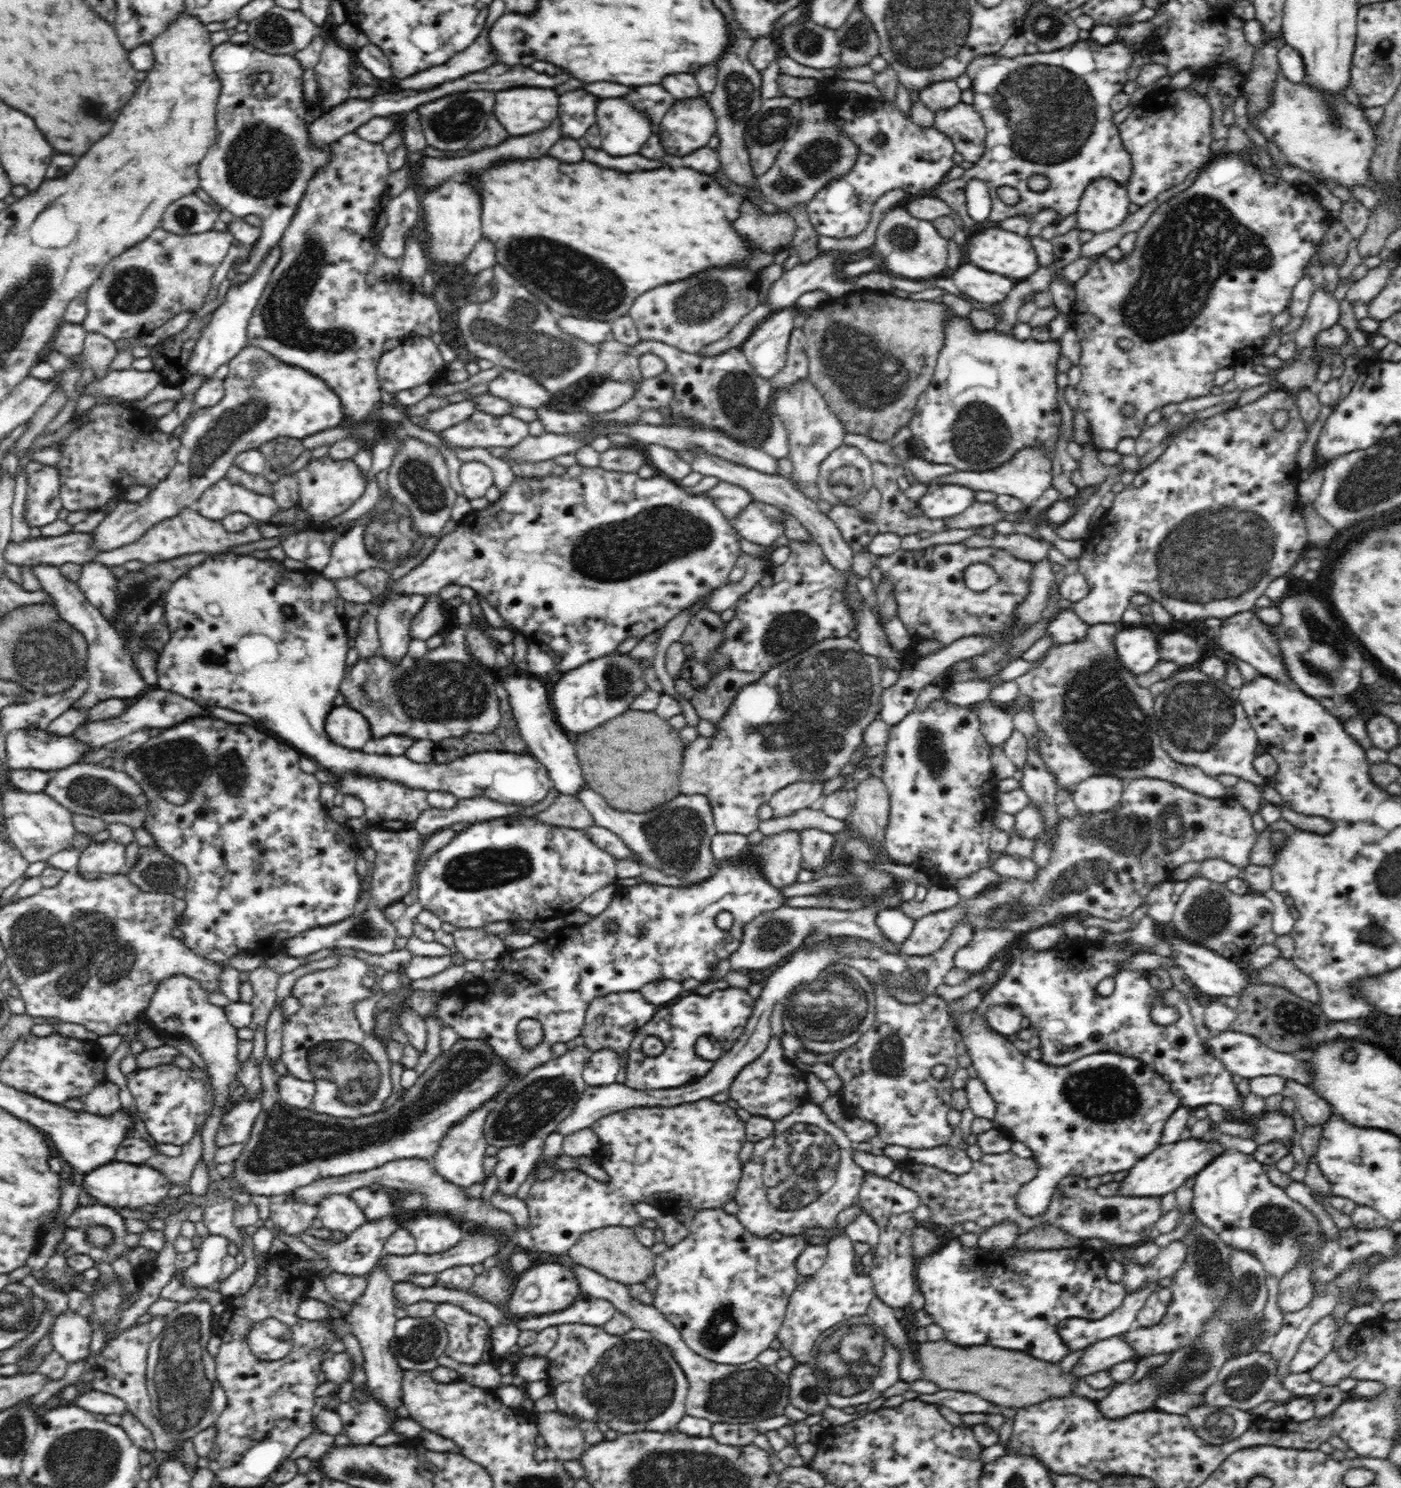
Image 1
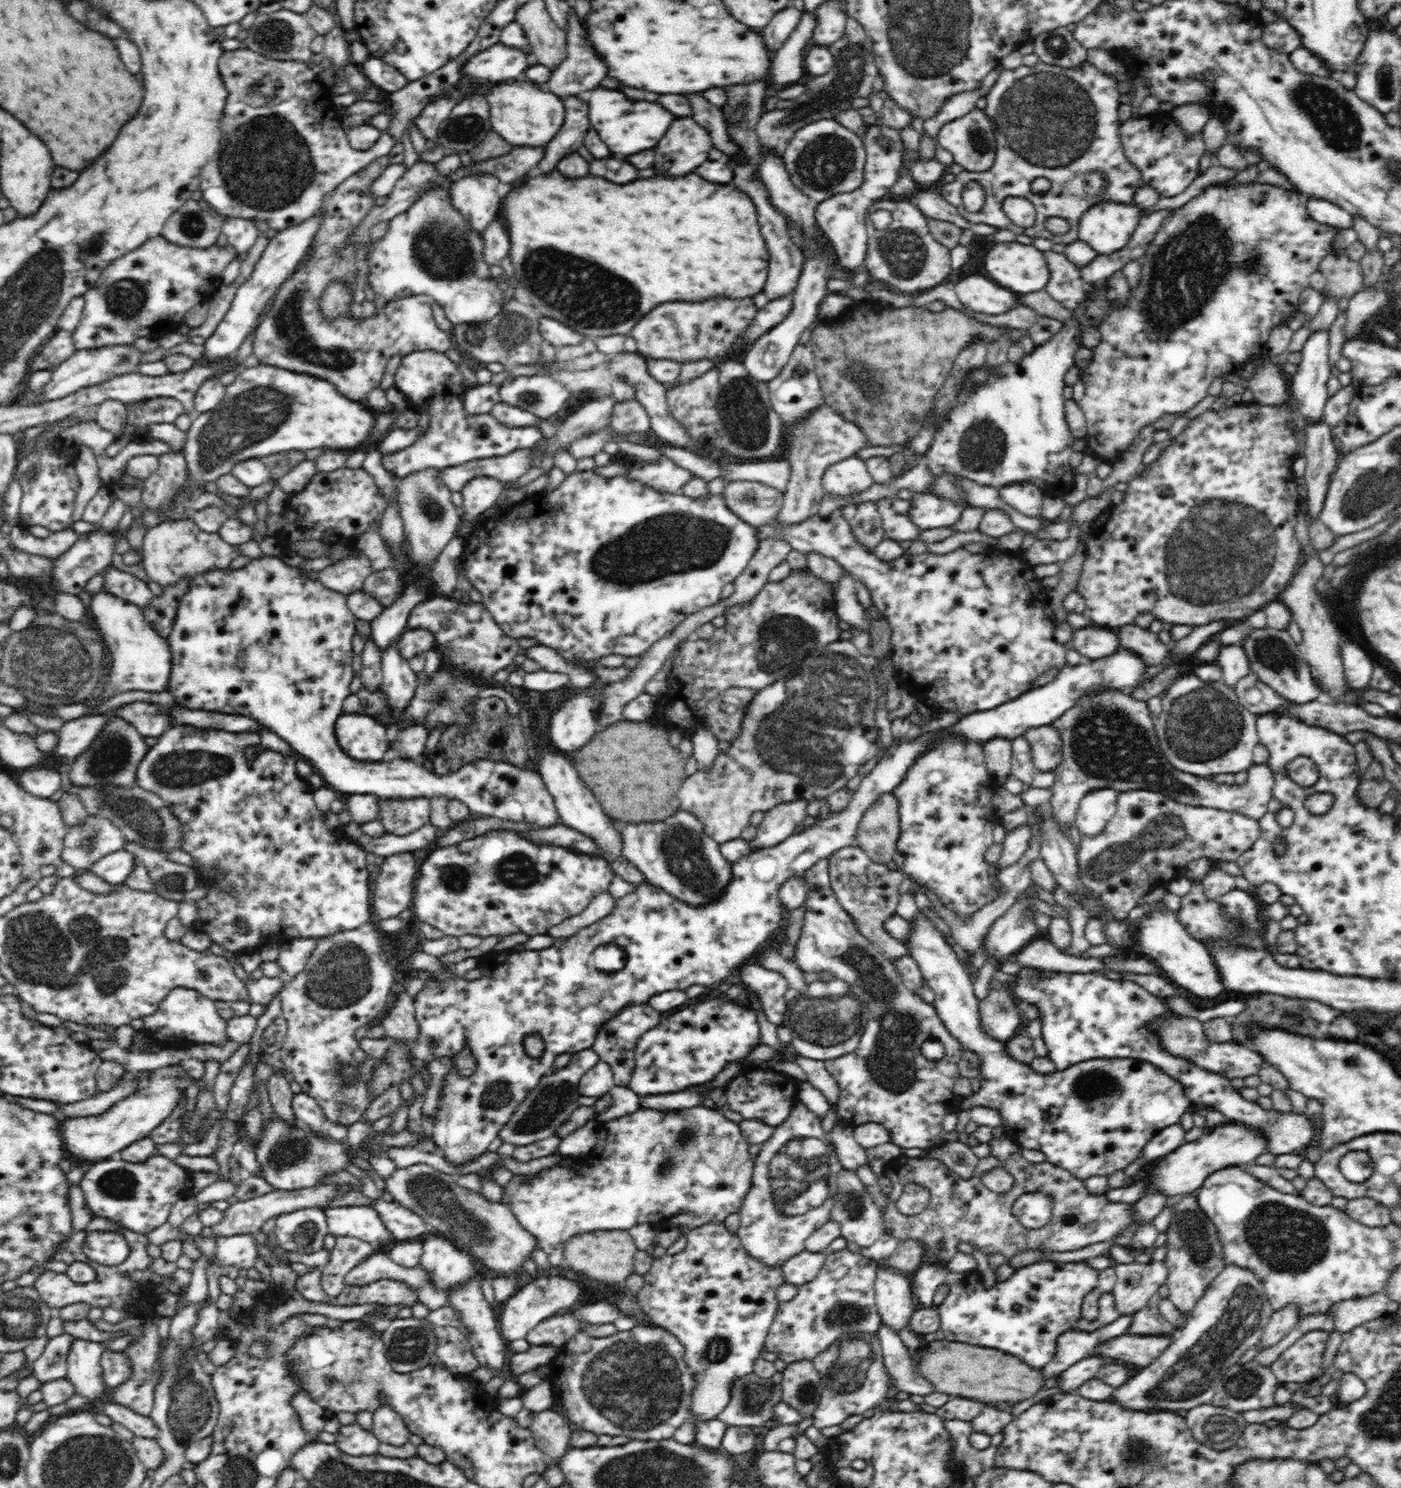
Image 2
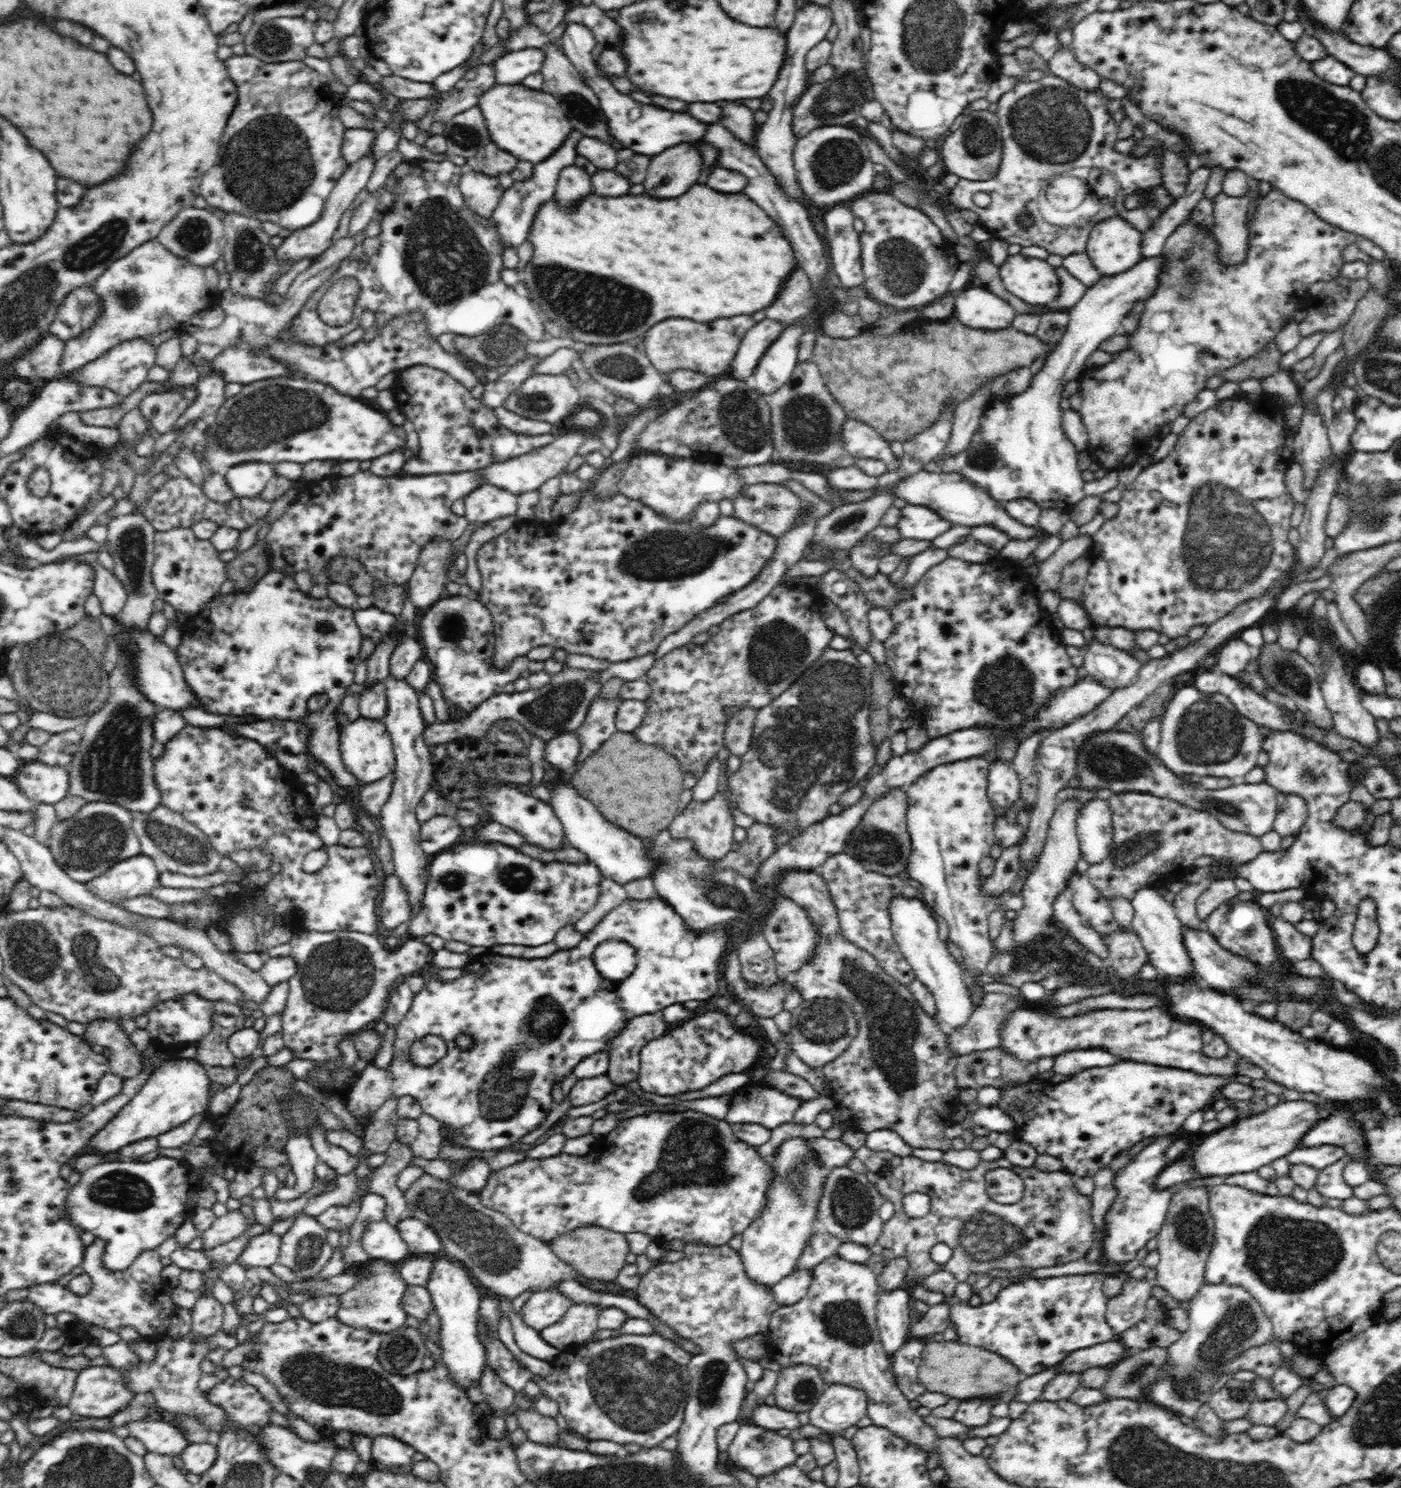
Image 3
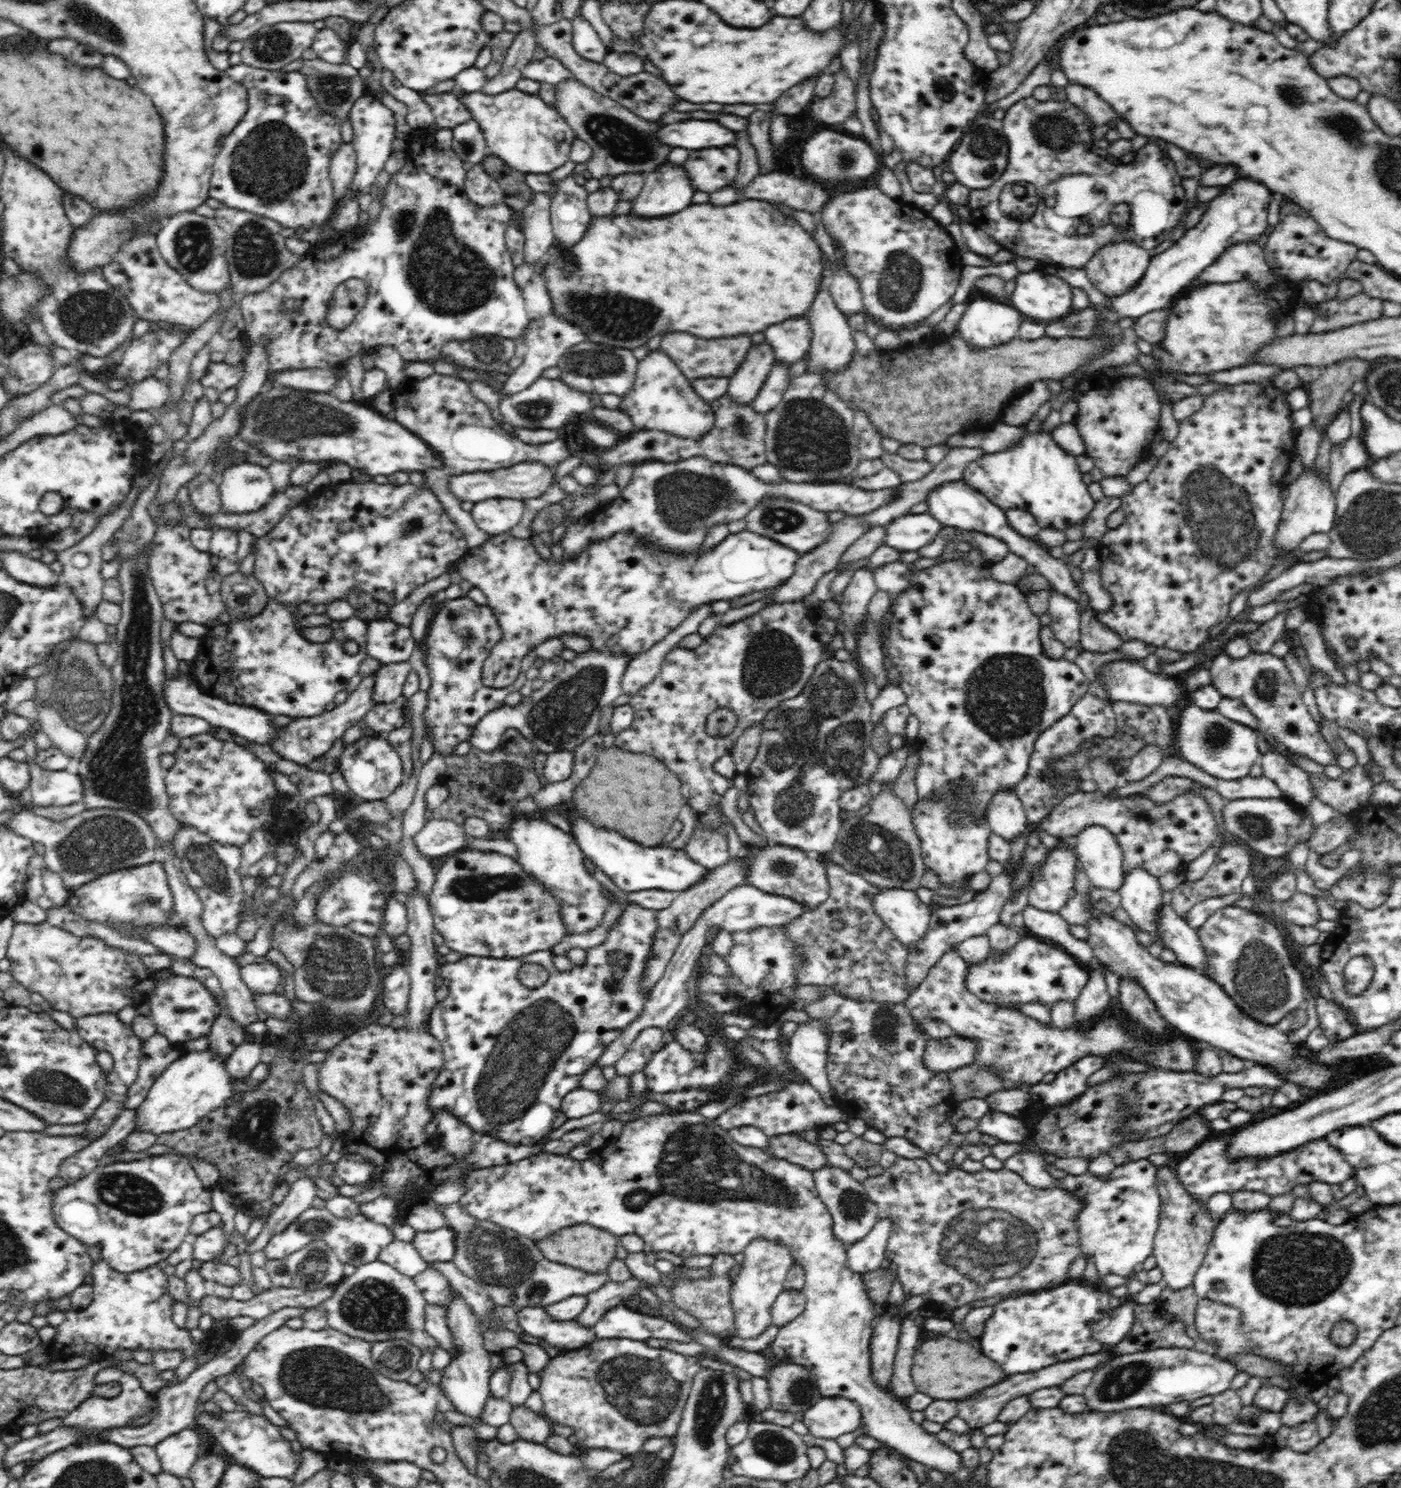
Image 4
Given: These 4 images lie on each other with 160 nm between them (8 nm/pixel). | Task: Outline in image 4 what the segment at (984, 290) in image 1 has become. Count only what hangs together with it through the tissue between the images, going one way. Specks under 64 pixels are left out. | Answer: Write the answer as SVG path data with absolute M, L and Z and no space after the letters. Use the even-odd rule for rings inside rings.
M979 298L967 301L966 305L958 334L972 349L990 349L1018 337L1024 316L1012 304Z

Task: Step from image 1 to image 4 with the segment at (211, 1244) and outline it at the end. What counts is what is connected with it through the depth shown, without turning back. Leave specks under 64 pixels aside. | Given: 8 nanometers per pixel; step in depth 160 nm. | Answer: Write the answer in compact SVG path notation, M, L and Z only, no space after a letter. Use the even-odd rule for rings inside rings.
M323 1205L310 1207L298 1216L298 1218L288 1225L288 1228L280 1234L274 1234L270 1242L263 1249L267 1259L281 1259L296 1250L303 1248L308 1242L312 1242L315 1237L320 1236L343 1265L346 1263L358 1267L362 1264L370 1263L379 1258L379 1254L384 1246L388 1246L394 1238L395 1227L374 1223L366 1219L362 1213L356 1213L351 1218L336 1218Z

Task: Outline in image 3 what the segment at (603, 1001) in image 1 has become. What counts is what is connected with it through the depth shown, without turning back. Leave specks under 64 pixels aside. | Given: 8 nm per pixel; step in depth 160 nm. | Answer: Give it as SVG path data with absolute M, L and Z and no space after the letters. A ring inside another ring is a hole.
M660 1012L640 1014L628 1020L624 1028L608 1042L607 1075L616 1085L625 1085L637 1080L640 1070L640 1050L644 1044L654 1038L660 1038L670 1024L667 1023Z

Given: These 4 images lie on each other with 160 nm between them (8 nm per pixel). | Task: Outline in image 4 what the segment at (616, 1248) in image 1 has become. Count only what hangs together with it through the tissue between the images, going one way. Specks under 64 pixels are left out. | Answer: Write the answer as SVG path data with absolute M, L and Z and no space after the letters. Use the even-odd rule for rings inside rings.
M577 1224L576 1228L564 1228L564 1232L556 1232L548 1238L536 1241L544 1258L558 1264L566 1264L588 1272L607 1272L607 1266L615 1258L618 1237L602 1229L592 1228L591 1224Z

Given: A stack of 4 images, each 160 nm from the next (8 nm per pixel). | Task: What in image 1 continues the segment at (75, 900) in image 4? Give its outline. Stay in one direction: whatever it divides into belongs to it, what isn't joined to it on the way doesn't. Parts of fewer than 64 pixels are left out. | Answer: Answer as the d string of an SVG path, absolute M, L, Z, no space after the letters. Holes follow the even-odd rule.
M110 839L102 843L93 842L80 854L78 873L121 875L126 870L125 848L122 843Z

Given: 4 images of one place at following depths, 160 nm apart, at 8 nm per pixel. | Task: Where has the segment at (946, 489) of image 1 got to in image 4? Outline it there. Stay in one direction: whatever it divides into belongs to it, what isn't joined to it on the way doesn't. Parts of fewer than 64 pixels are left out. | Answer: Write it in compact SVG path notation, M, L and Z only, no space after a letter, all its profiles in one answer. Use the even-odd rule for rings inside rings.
M929 512L926 514L908 513L897 517L886 527L883 542L900 552L918 551L930 544L943 528Z

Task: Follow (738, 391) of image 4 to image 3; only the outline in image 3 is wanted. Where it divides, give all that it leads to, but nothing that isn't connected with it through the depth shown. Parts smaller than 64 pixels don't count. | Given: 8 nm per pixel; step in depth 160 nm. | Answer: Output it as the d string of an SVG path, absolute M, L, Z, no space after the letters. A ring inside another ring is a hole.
M769 318L755 323L752 328L748 328L740 349L734 361L731 362L732 372L729 375L738 381L751 382L755 369L765 351L778 339L784 329L783 324Z

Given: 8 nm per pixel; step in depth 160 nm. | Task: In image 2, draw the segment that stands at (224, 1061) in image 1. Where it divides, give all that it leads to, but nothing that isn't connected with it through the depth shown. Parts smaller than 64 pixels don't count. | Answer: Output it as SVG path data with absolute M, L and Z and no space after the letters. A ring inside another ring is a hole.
M184 987L173 988L160 1002L158 1010L142 1020L144 1022L142 1030L149 1036L162 1040L214 1045L220 1045L229 1040L226 1034L227 1021L218 1014L215 1001L202 996L197 990Z

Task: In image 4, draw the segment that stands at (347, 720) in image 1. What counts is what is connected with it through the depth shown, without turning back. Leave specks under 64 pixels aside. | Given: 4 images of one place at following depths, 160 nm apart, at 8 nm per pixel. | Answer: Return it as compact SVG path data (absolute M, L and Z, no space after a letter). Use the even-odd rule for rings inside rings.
M376 733L372 736L363 735L356 742L345 746L338 761L349 790L368 802L382 801L390 794L394 794L404 776L400 756L394 751L386 736Z

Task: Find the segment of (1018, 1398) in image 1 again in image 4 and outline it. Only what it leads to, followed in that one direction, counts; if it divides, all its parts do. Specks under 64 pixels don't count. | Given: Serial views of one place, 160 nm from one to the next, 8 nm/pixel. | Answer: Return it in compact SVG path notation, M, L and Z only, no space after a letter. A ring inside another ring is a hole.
M944 1336L938 1342L928 1340L916 1348L912 1378L920 1393L927 1394L933 1400L962 1400L986 1386L1006 1380L1008 1375L1000 1369L1000 1365L974 1350L968 1342L958 1342Z

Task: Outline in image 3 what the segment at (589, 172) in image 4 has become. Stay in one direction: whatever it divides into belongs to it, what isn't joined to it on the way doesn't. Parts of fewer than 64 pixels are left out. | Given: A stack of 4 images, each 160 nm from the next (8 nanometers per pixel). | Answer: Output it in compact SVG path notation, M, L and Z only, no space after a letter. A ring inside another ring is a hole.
M548 43L542 46L544 51L544 64L540 68L543 76L542 92L555 97L564 108L567 119L570 121L573 130L577 130L584 137L596 138L606 142L612 148L624 150L622 144L616 142L616 137L610 134L608 129L608 118L604 118L604 111L600 107L600 101L596 93L583 81L583 76L577 71L572 61L565 55L562 47Z

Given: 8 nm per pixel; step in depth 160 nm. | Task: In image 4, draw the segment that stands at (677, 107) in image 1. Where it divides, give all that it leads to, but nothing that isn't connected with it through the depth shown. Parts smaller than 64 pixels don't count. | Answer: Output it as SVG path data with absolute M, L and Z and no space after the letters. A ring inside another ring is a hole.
M660 164L654 172L646 173L644 186L632 201L631 214L638 218L676 214L690 204L694 192L688 173L681 165Z

